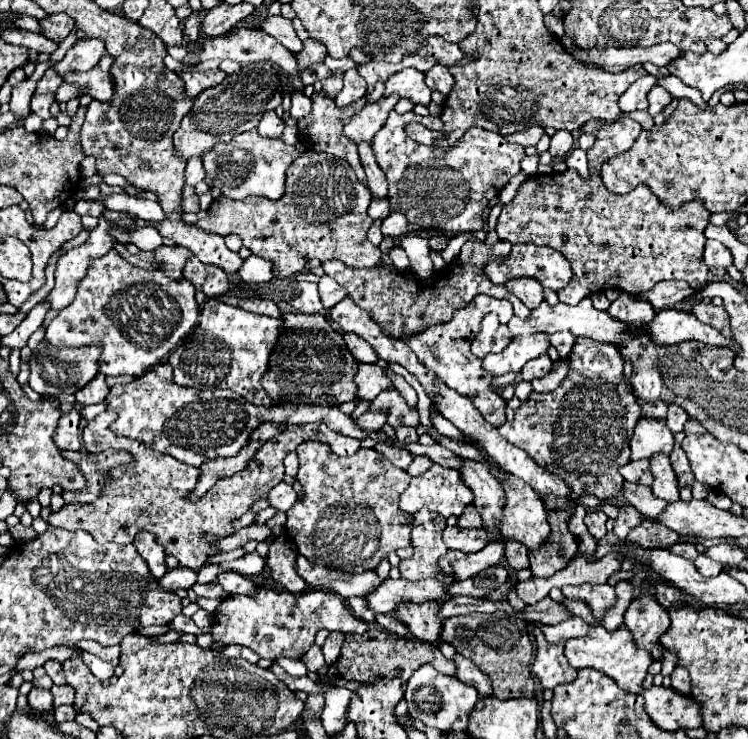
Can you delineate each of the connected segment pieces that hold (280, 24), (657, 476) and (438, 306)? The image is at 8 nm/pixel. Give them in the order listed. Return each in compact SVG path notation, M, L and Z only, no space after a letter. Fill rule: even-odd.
M268 17L264 23L262 23L262 29L272 35L274 39L278 39L284 47L288 47L292 53L298 53L302 49L302 41L300 37L296 35L296 29L292 25L292 21L284 19L284 17Z
M654 455L650 459L650 465L652 465L652 473L654 473L654 483L652 483L654 495L668 503L678 501L680 499L678 481L676 481L676 473L672 473L668 455Z
M468 241L464 243L460 255L442 273L434 273L426 281L420 281L414 275L404 275L396 269L394 271L382 269L380 265L372 269L352 269L336 259L324 261L322 267L326 275L334 277L344 289L348 289L348 295L356 301L358 306L366 310L374 321L386 327L392 333L392 337L400 337L404 333L410 335L430 325L450 321L454 309L466 307L478 293L486 293L497 299L508 299L514 307L514 315L528 317L530 311L524 307L524 303L514 293L509 292L504 285L490 283L488 275L484 275L484 265L488 261L506 257L510 253L510 247L512 245L508 241L498 241L492 247L480 241ZM394 273L400 273L400 275L394 275Z

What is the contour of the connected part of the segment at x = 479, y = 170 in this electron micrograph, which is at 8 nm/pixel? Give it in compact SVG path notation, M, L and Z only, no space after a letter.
M392 110L386 125L372 139L376 161L388 177L390 215L382 221L382 235L400 239L402 235L416 233L420 229L434 229L452 235L482 229L482 213L490 205L488 201L498 197L500 189L522 171L520 161L526 155L524 147L512 145L500 133L492 133L482 127L472 127L448 149L426 147L404 133L404 125L411 122L432 130L443 127L440 117L422 117L413 111L400 115Z

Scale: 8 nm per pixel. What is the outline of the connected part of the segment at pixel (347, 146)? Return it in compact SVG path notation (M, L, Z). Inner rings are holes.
M314 93L314 95L312 95L312 103L314 103L312 111L310 111L304 119L298 121L298 139L300 139L300 143L302 143L308 151L324 151L324 153L330 153L330 155L334 155L334 157L346 159L346 161L352 165L352 169L356 171L358 179L360 179L362 183L366 183L366 175L364 175L364 169L362 169L360 157L358 157L358 147L356 147L352 141L348 141L348 139L344 137L344 133L342 133L342 127L350 121L350 117L354 117L354 113L364 107L364 99L348 105L346 109L340 109L340 107L336 107L334 99L330 99L328 95L324 95L324 93Z

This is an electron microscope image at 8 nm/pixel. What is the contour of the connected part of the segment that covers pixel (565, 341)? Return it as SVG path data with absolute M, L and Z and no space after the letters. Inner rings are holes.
M552 333L550 335L550 343L558 349L560 357L566 357L572 351L576 337L572 337L572 333Z

